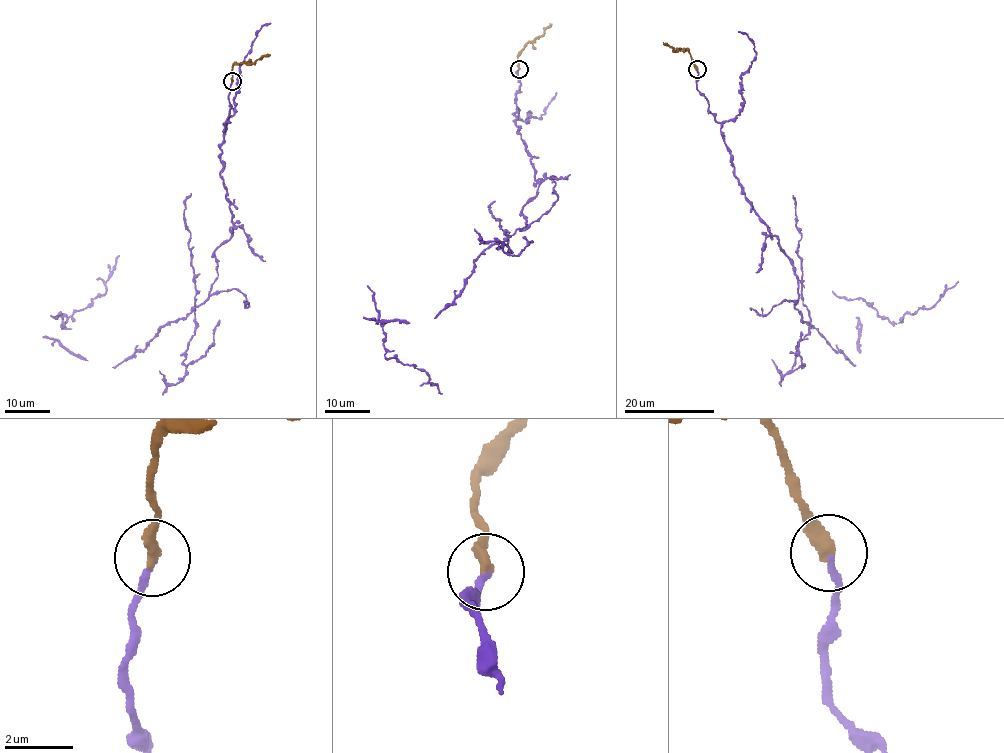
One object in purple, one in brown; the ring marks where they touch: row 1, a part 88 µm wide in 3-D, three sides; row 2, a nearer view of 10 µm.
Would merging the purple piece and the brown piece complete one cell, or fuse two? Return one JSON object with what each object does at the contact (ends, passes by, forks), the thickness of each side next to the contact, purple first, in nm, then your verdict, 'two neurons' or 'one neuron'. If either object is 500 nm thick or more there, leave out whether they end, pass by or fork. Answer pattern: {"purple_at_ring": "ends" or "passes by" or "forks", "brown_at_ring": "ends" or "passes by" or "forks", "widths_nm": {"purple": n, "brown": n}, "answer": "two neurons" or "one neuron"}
{"purple_at_ring": "ends", "brown_at_ring": "ends", "widths_nm": {"purple": 180, "brown": 400}, "answer": "one neuron"}

